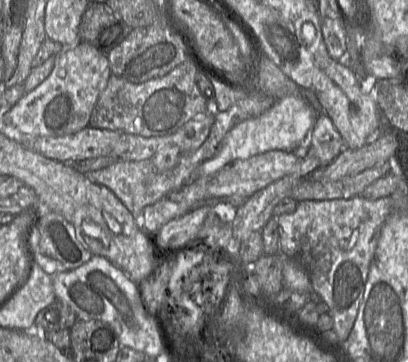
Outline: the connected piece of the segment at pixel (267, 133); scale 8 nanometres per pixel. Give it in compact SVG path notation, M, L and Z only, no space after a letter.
M282 97L261 115L235 125L225 136L216 155L200 165L192 175L192 181L200 177L211 177L228 163L247 159L270 150L305 153L310 147L312 132L319 113L302 97Z

